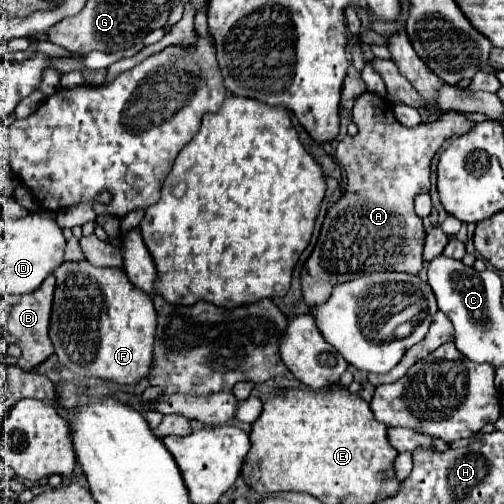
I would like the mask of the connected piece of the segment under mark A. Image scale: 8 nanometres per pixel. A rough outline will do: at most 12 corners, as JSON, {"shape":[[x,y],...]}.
{"shape":[[376,93],[336,159],[346,193],[302,267],[312,307],[378,271],[420,273],[414,199],[430,161],[476,123],[406,127]]}

